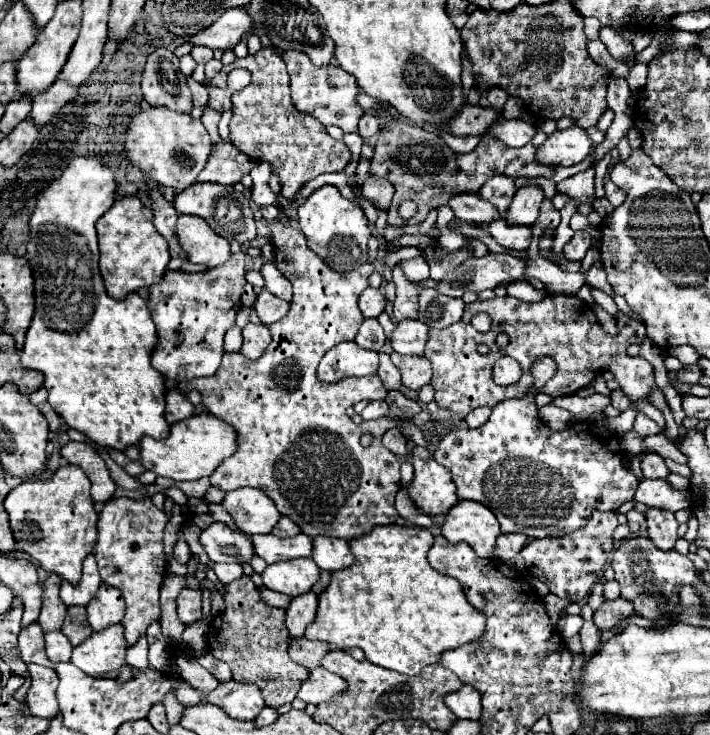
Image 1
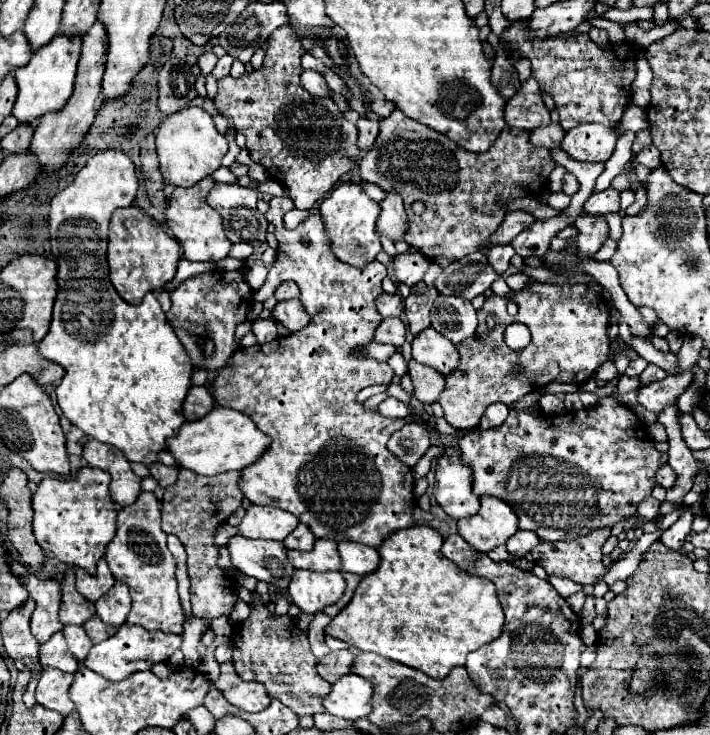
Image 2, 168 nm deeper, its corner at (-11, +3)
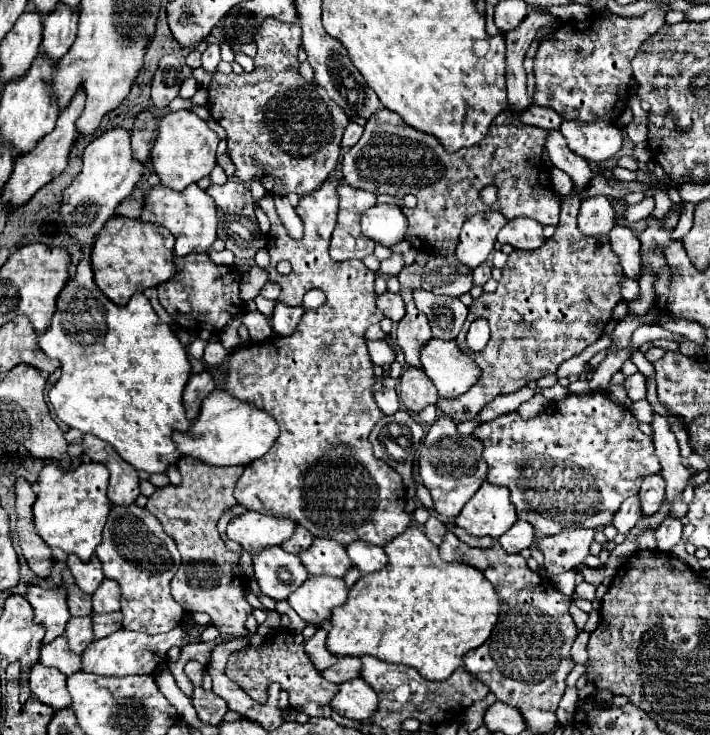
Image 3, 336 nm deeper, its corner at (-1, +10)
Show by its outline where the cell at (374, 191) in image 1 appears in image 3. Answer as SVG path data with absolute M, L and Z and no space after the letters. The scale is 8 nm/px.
M376 204L362 214L362 234L382 246L404 240L408 222L396 204Z

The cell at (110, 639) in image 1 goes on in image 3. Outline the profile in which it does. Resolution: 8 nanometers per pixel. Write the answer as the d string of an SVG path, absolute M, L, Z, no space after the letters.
M176 626L170 632L162 634L142 634L142 632L132 632L132 630L116 630L106 638L94 640L82 654L82 670L100 674L100 676L128 676L128 674L152 674L158 666L164 664L166 652L172 646L188 646L198 640L192 640L184 634L182 626Z

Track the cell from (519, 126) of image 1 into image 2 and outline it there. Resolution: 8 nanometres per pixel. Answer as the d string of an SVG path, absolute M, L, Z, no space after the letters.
M550 123L550 125L542 125L538 127L536 131L532 131L530 135L530 141L536 145L536 147L546 147L546 149L562 149L560 147L560 141L564 139L564 129L556 123Z

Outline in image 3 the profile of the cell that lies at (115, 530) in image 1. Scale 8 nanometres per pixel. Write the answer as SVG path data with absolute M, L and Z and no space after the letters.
M136 504L112 506L104 526L104 540L96 548L106 578L112 578L122 588L122 626L136 632L160 634L184 620L182 606L170 594L170 580L180 566L180 554L174 540L164 534L162 524L146 508Z

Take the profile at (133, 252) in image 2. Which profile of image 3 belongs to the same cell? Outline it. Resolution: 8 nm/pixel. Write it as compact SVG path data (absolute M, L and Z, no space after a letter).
M112 216L96 236L92 270L98 288L114 304L126 304L134 292L162 284L174 276L174 236L158 224Z

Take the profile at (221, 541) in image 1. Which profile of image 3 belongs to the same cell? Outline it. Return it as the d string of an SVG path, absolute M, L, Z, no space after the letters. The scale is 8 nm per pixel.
M268 546L256 552L252 556L252 566L260 590L274 600L286 600L290 590L308 578L300 558L284 552L280 546Z

